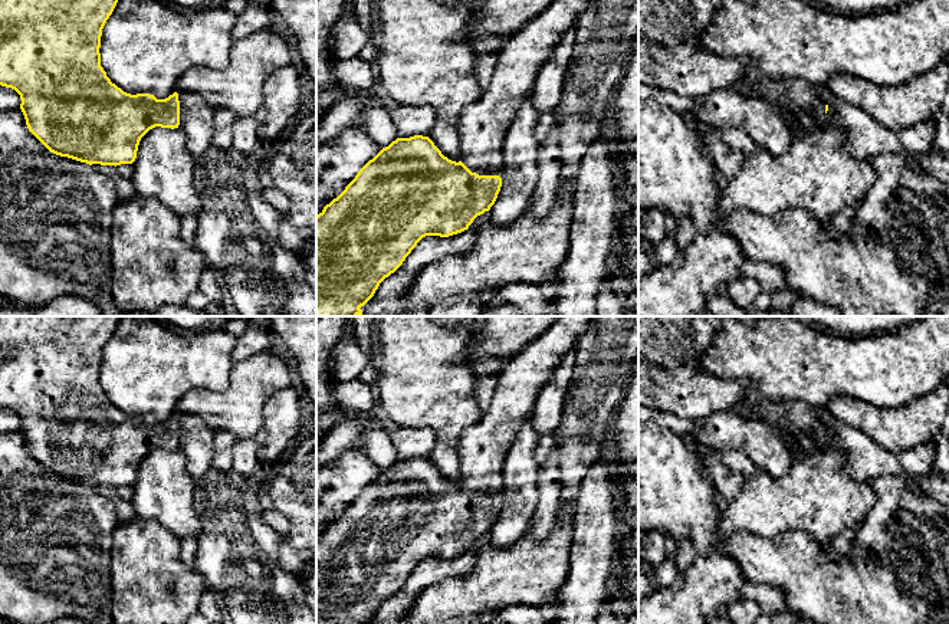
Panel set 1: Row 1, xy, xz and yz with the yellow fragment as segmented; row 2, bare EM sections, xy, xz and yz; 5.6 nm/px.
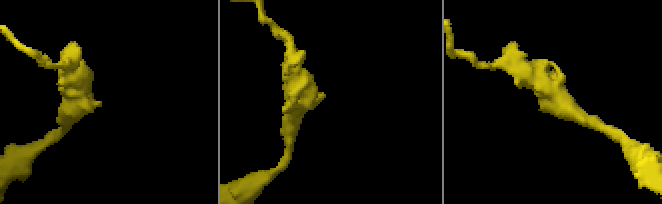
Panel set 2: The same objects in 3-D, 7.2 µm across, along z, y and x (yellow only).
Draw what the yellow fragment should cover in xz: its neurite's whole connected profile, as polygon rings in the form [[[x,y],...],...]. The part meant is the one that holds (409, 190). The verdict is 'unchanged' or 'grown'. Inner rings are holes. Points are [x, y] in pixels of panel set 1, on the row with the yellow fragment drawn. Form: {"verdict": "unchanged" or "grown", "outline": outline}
{"verdict": "grown", "outline": [[[554,0],[538,16],[525,23],[513,36],[503,40],[499,62],[487,91],[463,108],[457,124],[462,160],[449,160],[428,137],[397,138],[370,160],[345,187],[316,216],[316,316],[358,316],[359,309],[375,293],[380,283],[394,273],[426,236],[449,237],[469,229],[473,220],[489,211],[502,187],[502,178],[492,175],[502,157],[503,139],[521,104],[532,96],[536,73],[548,60],[559,37],[575,29],[577,19],[590,0]]]}

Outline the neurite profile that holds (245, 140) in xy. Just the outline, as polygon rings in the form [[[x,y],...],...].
[[[253,116],[237,118],[233,125],[233,148],[249,157],[260,142]]]

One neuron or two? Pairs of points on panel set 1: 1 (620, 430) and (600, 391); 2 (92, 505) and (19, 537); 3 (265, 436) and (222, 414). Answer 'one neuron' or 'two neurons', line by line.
1: two neurons
2: one neuron
3: two neurons

